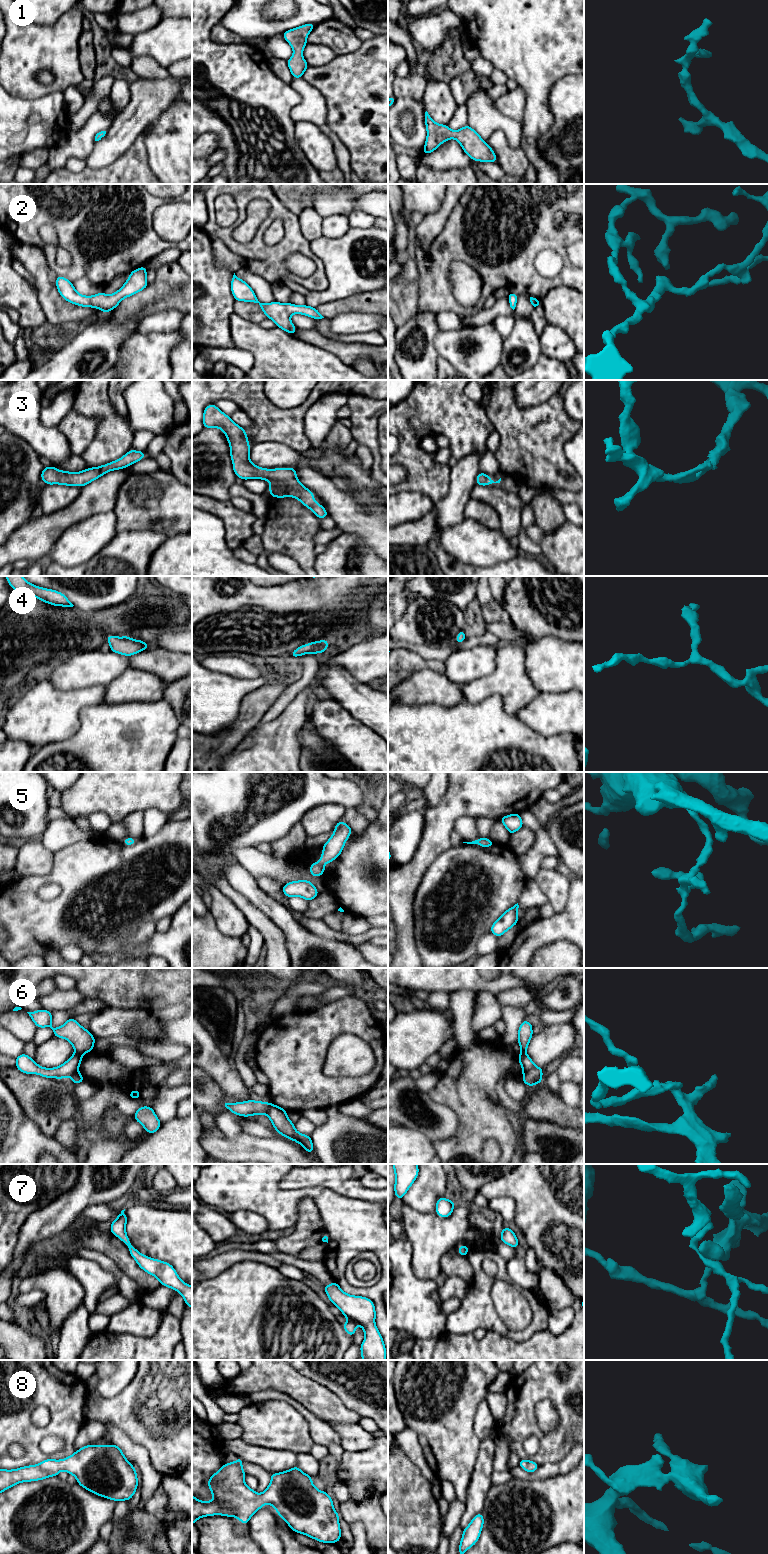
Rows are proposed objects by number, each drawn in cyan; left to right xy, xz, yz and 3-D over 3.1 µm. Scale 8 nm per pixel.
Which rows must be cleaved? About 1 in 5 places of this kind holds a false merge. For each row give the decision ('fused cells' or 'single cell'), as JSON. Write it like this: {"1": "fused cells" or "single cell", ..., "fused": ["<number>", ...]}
{"1": "single cell", "2": "single cell", "3": "single cell", "4": "single cell", "5": "single cell", "6": "fused cells", "7": "single cell", "8": "single cell", "fused": ["6"]}

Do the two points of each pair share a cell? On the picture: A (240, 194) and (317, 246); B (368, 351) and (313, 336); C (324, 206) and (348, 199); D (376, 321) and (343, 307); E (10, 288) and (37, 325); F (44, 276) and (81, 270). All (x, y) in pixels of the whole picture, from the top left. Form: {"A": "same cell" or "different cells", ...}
{"A": "different cells", "B": "same cell", "C": "same cell", "D": "different cells", "E": "same cell", "F": "different cells"}

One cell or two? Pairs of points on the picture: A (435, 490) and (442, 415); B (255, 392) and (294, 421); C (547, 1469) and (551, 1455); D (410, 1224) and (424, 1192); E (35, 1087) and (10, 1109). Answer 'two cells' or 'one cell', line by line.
A: one cell
B: one cell
C: two cells
D: two cells
E: two cells

